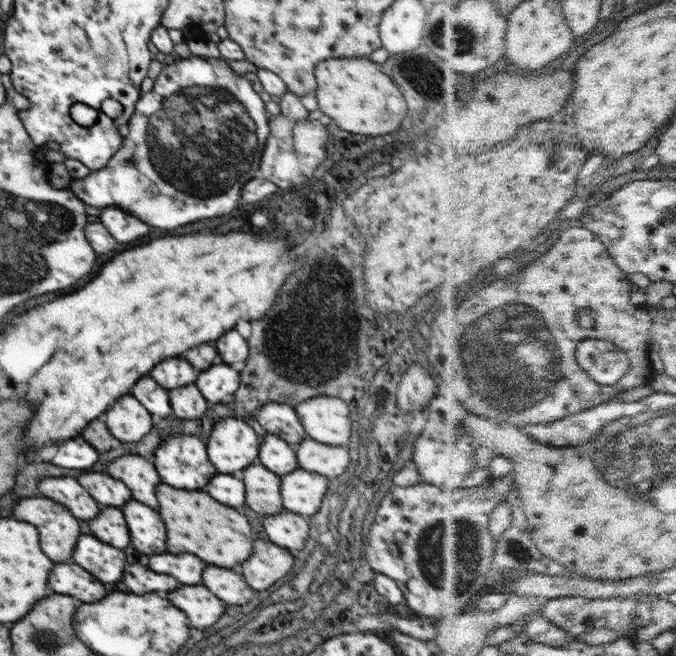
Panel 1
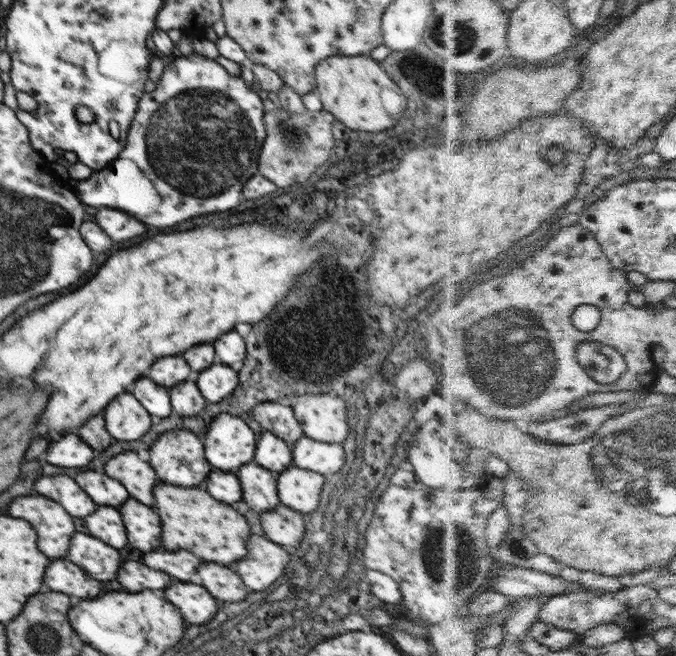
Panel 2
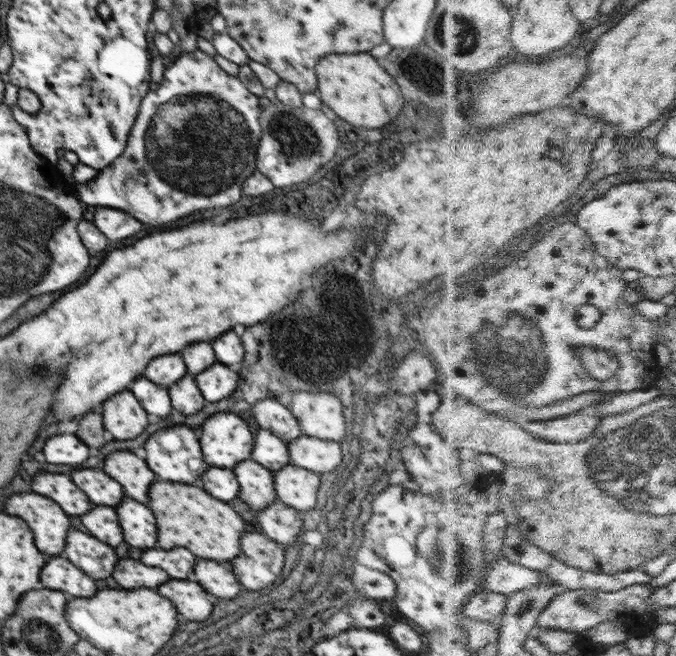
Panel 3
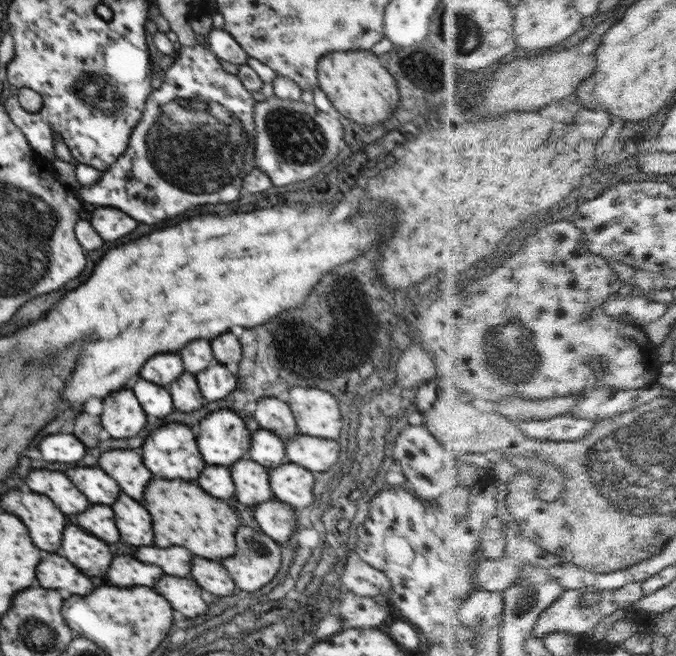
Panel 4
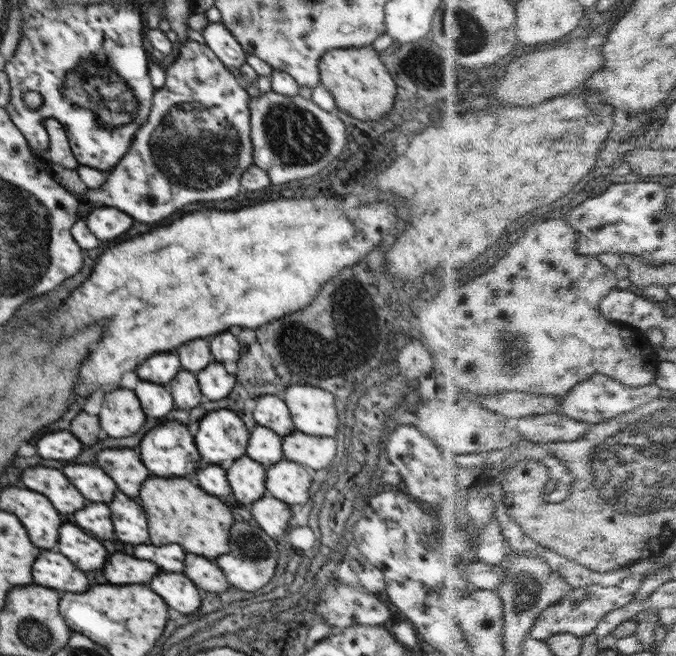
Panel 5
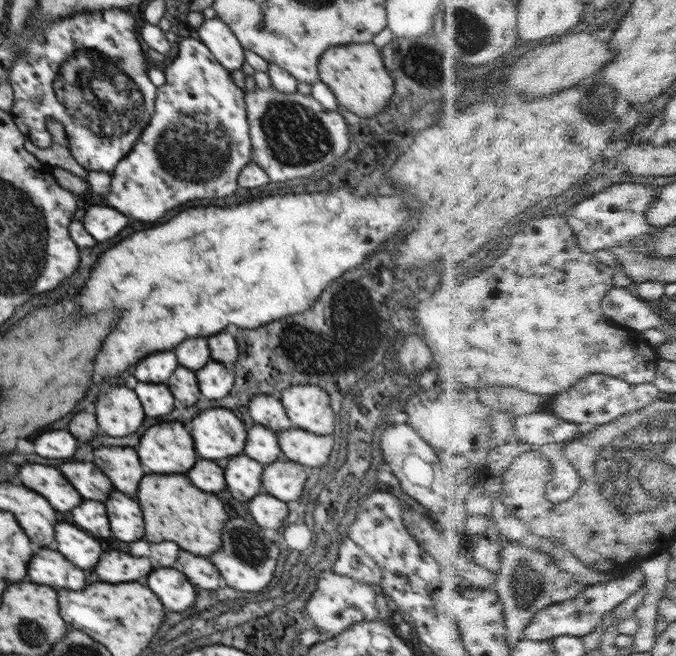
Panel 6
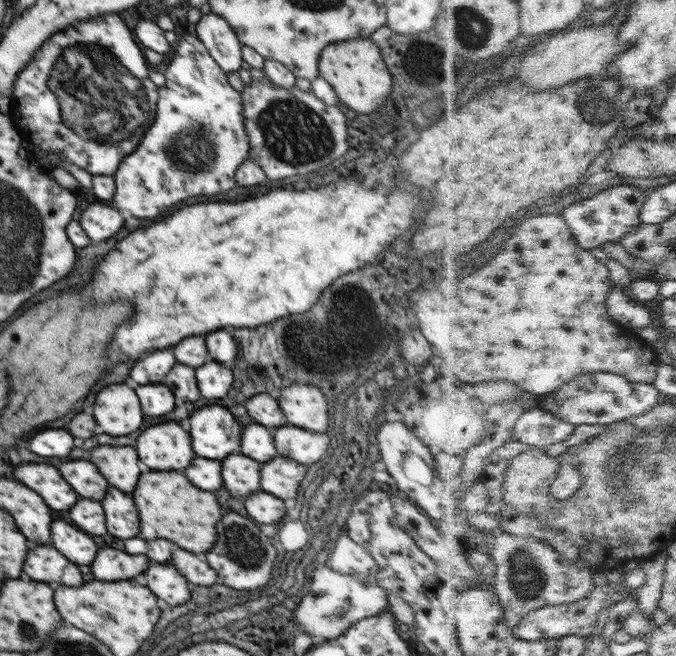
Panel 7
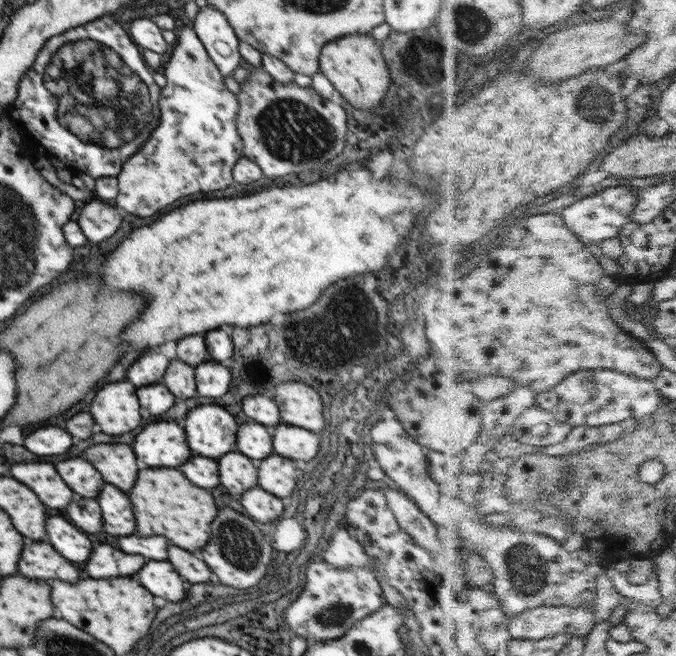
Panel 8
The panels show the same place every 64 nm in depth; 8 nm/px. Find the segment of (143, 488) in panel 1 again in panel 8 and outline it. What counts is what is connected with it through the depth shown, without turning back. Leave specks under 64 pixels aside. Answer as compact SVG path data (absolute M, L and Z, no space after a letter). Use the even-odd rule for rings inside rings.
M96 444L84 450L84 458L96 466L104 482L130 490L136 482L136 456L126 444Z

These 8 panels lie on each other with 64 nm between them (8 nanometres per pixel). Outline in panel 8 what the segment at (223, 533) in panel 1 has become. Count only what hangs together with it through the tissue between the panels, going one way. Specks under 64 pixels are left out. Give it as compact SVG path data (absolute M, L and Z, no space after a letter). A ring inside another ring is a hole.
M146 468L138 472L138 480L130 490L130 502L136 516L138 536L166 536L172 544L190 552L202 548L208 542L210 522L216 516L214 498L208 490L194 486L182 472L174 468Z

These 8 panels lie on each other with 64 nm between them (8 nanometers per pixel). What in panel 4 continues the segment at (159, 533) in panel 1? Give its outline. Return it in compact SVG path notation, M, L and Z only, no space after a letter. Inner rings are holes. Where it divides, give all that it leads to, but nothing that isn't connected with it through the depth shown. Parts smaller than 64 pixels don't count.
M120 494L118 500L112 504L114 520L120 530L120 538L134 546L152 546L152 522L142 504Z

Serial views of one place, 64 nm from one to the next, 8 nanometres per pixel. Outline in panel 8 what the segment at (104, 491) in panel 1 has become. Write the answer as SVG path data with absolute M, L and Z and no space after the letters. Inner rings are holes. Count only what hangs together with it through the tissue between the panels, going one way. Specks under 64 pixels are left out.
M72 458L72 460L58 462L56 470L62 476L62 480L80 496L96 498L100 488L104 486L104 480L96 472L96 468L82 458Z

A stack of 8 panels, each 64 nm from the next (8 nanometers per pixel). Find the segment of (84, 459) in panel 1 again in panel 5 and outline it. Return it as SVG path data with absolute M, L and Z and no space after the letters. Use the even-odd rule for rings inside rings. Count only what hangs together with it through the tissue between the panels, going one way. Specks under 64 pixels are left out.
M52 432L36 442L38 454L52 460L72 460L80 454L80 442L70 432Z

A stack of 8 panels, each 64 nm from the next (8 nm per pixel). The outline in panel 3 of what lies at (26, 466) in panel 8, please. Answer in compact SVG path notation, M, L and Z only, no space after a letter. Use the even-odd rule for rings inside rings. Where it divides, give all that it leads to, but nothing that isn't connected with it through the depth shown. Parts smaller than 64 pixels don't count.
M50 472L36 474L32 480L32 490L36 494L52 498L70 516L82 516L92 506L86 494L80 488L76 488L76 484L66 474L50 474Z

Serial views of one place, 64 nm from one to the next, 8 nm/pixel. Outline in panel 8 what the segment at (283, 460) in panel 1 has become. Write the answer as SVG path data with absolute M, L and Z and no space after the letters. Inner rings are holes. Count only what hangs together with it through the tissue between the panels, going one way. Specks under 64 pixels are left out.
M242 423L236 434L236 446L238 446L238 452L246 454L247 458L258 458L258 462L262 461L267 456L274 454L271 429L266 430L264 425L258 423Z

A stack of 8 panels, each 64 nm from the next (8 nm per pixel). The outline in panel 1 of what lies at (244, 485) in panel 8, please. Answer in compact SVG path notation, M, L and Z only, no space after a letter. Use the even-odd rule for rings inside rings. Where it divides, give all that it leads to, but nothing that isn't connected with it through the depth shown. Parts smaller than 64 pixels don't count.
M248 466L244 468L246 484L246 504L260 514L276 514L283 507L280 486L282 478L265 466Z

